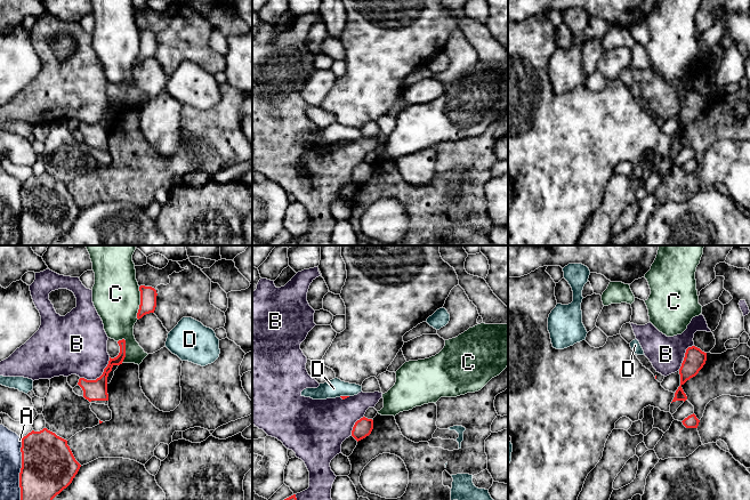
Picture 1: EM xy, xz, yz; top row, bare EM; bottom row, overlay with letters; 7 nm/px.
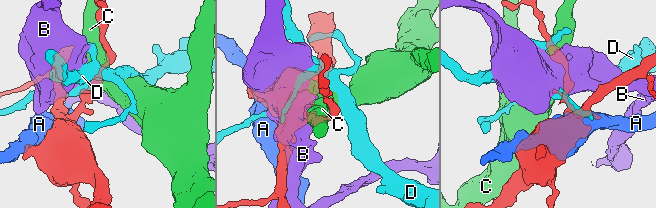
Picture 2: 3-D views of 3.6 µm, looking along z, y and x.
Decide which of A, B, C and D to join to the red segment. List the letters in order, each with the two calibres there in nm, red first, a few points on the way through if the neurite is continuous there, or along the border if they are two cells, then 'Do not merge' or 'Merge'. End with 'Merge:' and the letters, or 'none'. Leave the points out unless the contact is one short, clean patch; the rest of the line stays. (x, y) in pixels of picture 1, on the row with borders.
A: Thickness 380 nm (red) against 160 nm. Do not merge
B: Thickness 140 nm (red) against 380 nm. Do not merge
C: Thickness 110 nm (red) against 340 nm. Do not merge
D: Thickness 20 nm (red) against 130 nm. Boundary: xz (348, 395), (339, 396). Do not merge
Merge: none

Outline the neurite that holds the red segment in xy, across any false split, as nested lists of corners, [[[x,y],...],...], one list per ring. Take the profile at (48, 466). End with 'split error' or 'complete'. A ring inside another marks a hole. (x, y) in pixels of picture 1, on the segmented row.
[[[43,428],[22,438],[21,500],[53,500],[66,489],[81,465],[67,441]]]; complete

